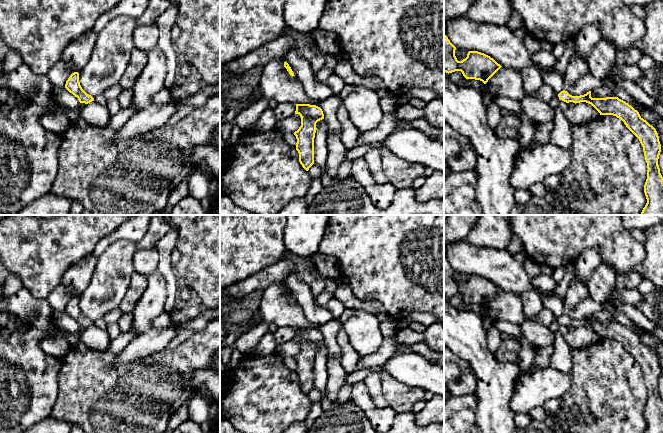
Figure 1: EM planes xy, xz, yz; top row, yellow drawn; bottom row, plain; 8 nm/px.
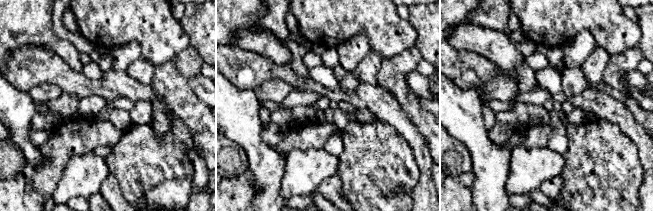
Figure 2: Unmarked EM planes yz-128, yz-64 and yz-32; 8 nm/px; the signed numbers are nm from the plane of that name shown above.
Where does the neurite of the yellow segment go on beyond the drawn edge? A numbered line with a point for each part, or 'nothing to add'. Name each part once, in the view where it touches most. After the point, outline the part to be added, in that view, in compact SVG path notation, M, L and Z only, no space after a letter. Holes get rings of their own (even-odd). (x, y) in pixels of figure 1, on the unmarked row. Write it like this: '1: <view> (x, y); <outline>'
nothing to add

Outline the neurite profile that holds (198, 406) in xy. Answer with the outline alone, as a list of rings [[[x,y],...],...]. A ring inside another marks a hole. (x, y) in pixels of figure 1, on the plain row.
[[[198,390],[191,396],[188,405],[189,418],[201,424],[209,419],[209,408],[212,399],[204,397]]]

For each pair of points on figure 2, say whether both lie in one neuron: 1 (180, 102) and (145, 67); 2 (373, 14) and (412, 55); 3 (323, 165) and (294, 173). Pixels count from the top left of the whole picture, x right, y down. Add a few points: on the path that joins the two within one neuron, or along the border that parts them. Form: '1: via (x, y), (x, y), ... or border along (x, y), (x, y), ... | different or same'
1: border along (155, 66), (153, 80), (149, 84) | different
2: border along (413, 45), (385, 59) | different
3: via (316, 168), (309, 168), (301, 173) | same

